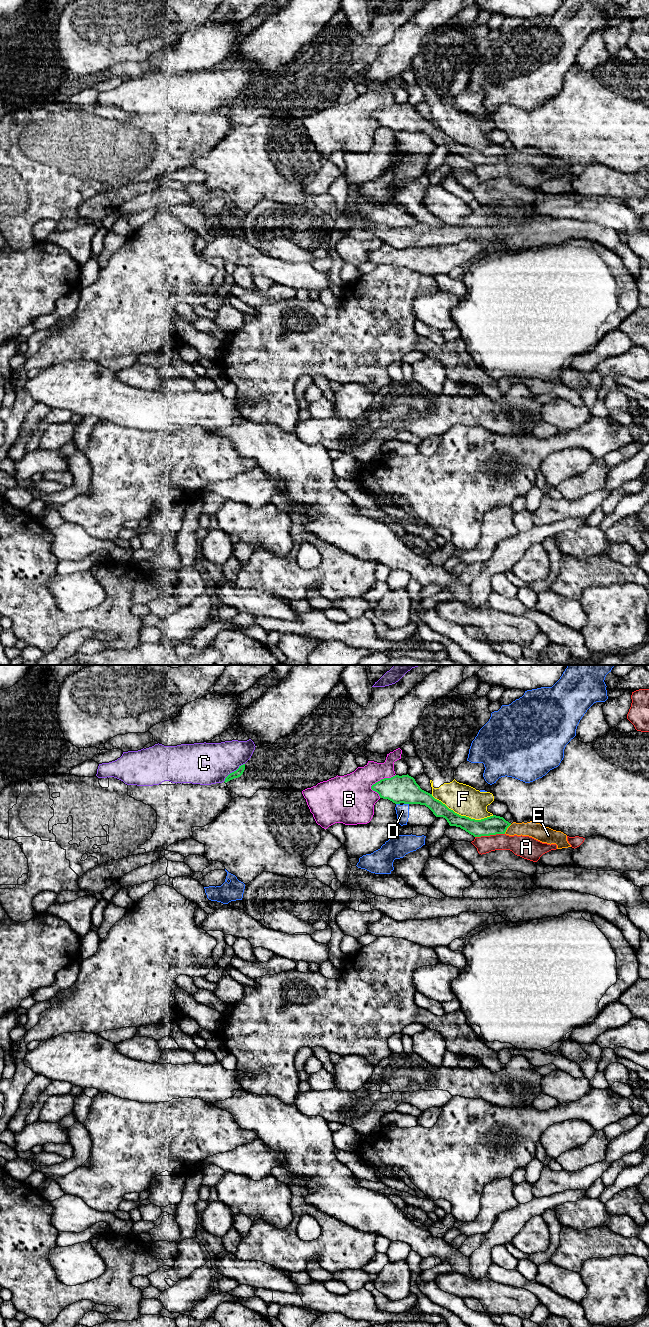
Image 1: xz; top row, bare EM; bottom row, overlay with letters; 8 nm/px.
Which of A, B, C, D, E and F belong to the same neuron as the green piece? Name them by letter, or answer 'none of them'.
E

